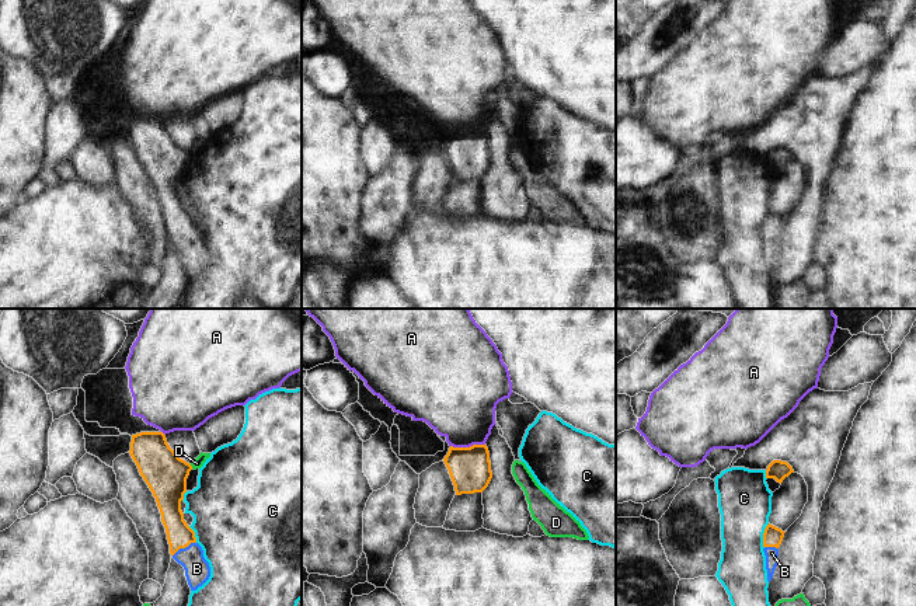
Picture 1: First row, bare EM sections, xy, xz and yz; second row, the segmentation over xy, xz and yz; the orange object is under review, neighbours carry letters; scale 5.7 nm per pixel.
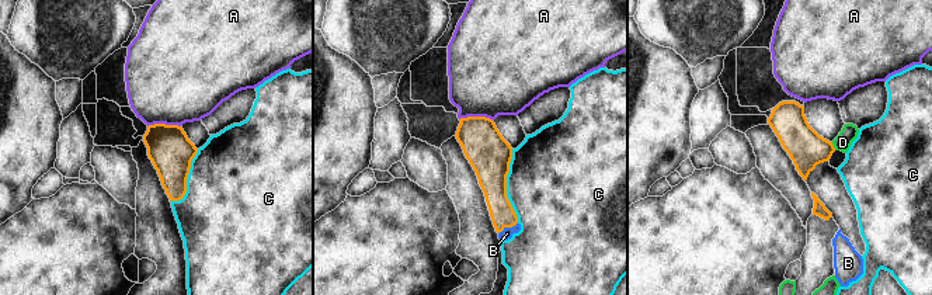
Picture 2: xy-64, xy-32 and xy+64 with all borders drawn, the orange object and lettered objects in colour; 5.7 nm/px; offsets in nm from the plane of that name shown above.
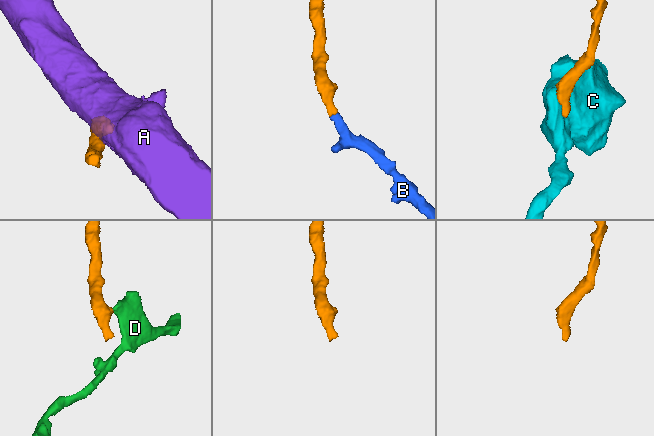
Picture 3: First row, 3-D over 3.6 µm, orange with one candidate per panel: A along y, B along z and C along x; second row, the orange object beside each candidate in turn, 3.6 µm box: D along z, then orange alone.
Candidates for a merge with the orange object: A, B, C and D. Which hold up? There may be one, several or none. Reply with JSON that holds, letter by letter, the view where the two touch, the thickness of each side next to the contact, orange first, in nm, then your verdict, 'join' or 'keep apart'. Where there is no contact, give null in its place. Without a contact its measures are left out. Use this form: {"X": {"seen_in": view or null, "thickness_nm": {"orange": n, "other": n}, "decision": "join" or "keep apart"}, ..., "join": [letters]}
{"A": {"seen_in": "xz", "thickness_nm": {"orange": 240, "other": 400}, "decision": "keep apart"}, "B": {"seen_in": "xy", "thickness_nm": {"orange": 150, "other": 140}, "decision": "join"}, "C": {"seen_in": "yz", "thickness_nm": {"orange": 110, "other": 300}, "decision": "keep apart"}, "D": {"seen_in": "xy", "thickness_nm": {"orange": 240, "other": 60}, "decision": "keep apart"}, "join": ["B"]}

